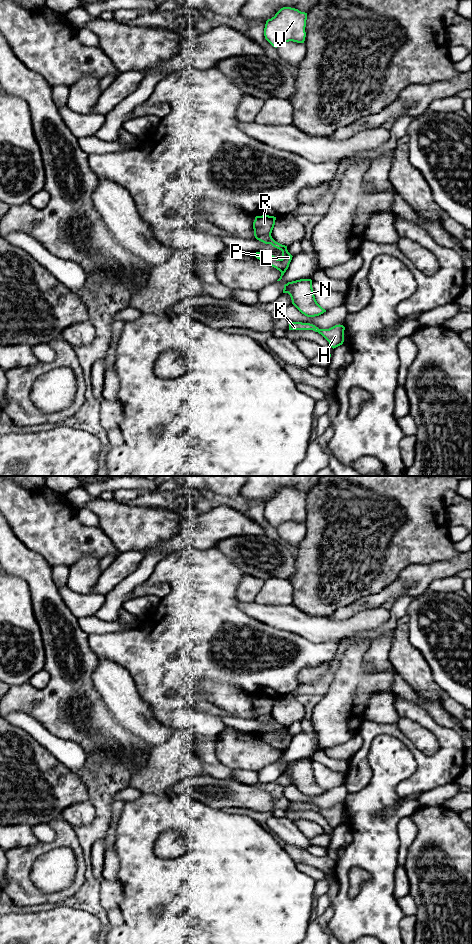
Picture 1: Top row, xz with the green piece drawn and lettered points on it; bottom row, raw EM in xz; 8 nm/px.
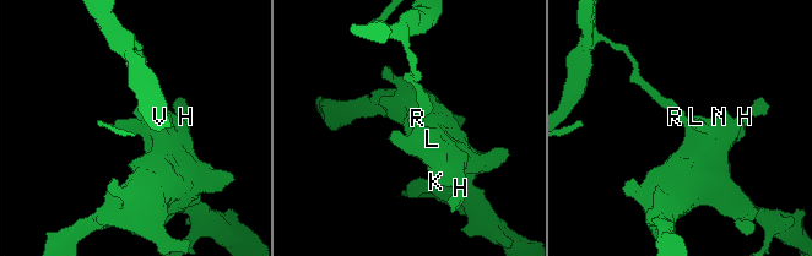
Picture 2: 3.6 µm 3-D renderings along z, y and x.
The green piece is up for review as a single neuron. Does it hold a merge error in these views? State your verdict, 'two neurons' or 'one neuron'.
two neurons

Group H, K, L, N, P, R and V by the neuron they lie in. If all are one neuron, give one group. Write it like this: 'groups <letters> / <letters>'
groups H K L N P / R V

